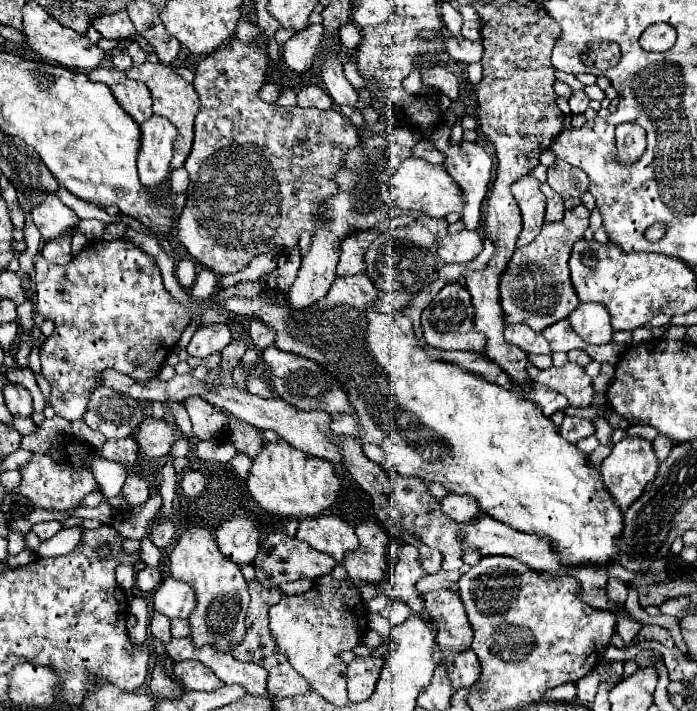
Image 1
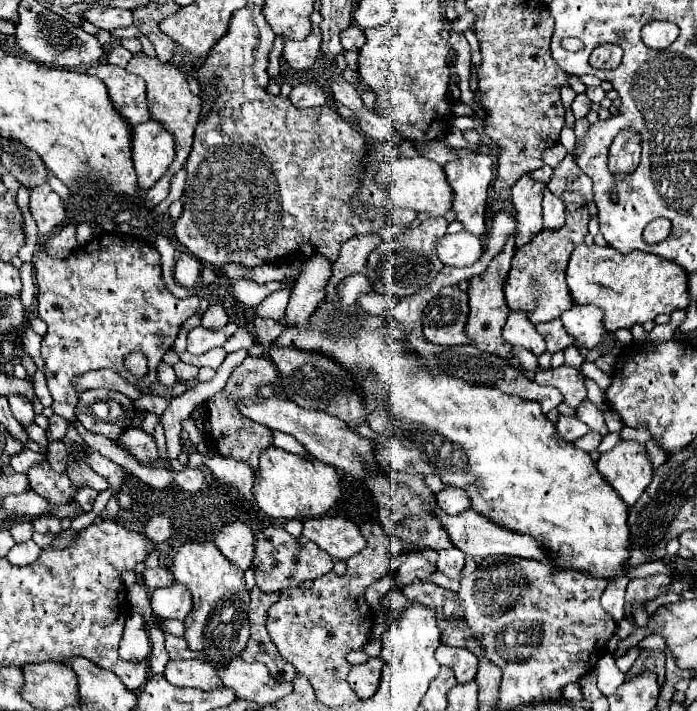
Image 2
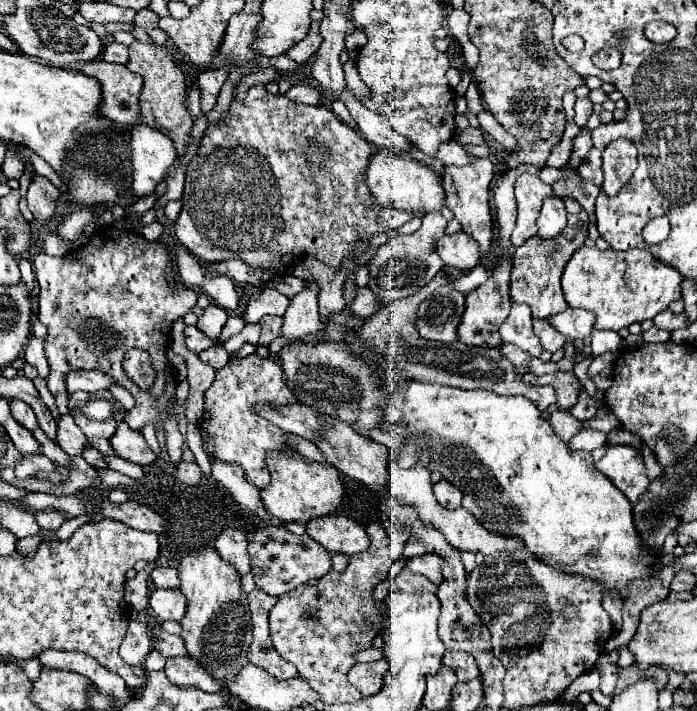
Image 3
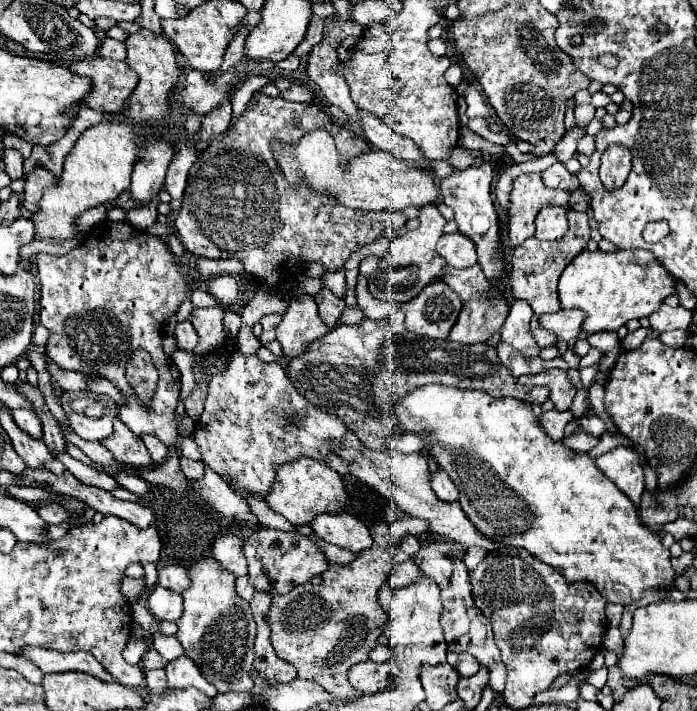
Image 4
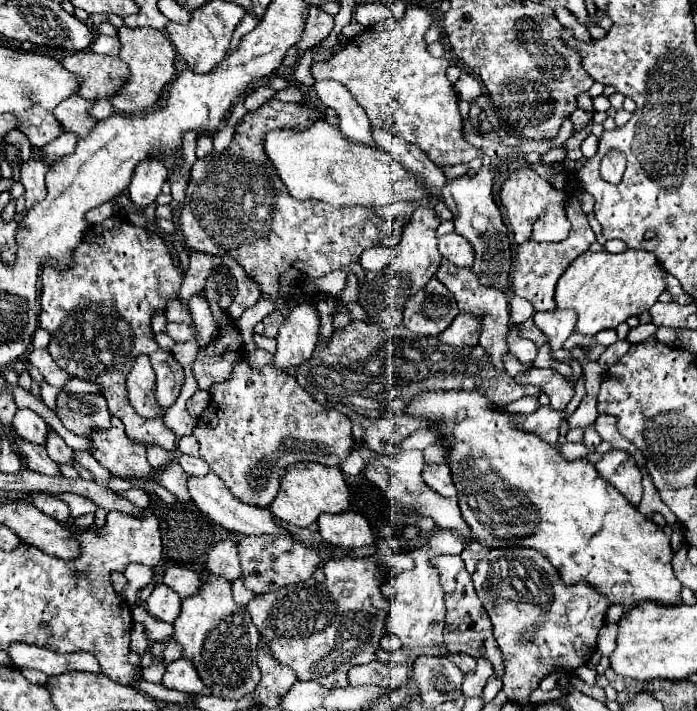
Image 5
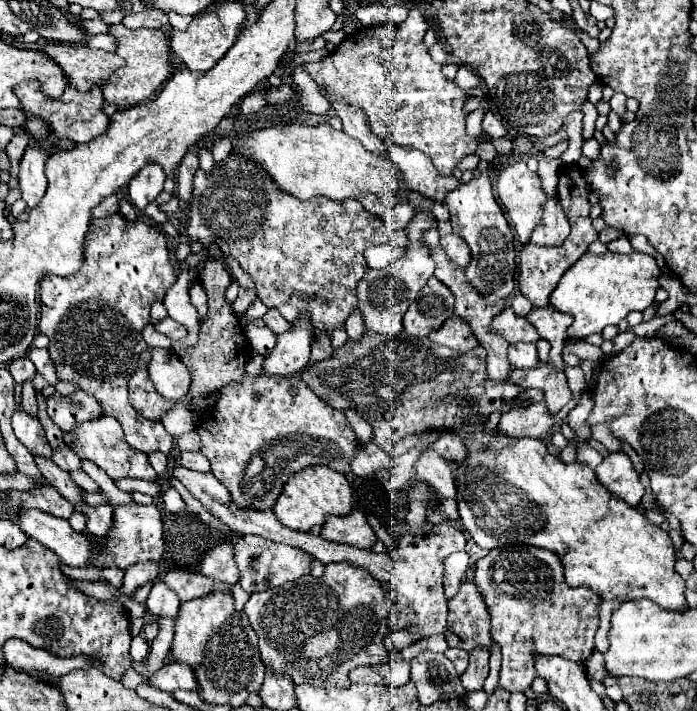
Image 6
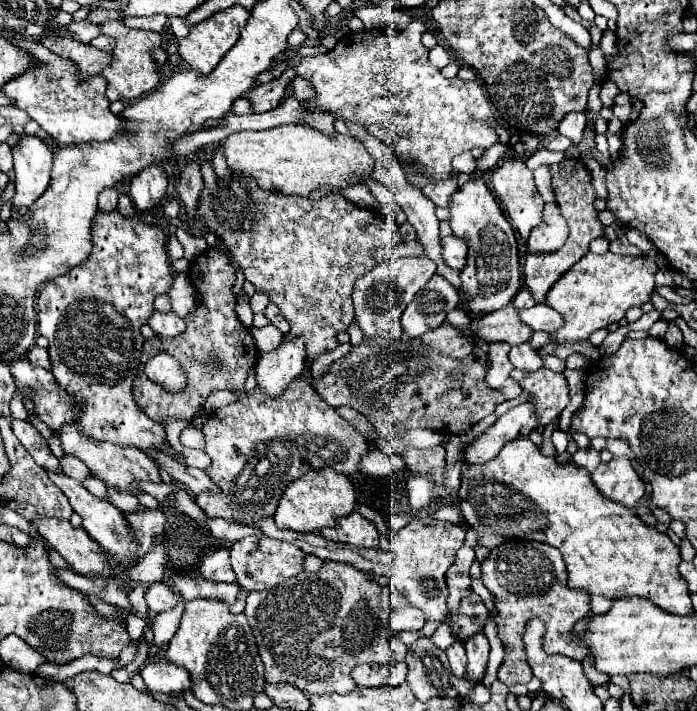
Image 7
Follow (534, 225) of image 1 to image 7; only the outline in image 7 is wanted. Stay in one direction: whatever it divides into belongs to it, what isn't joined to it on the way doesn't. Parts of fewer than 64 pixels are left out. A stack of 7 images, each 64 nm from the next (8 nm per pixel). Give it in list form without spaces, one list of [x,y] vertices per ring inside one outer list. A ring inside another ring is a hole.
[[[508,160],[494,168],[492,188],[504,204],[514,230],[526,240],[538,222],[542,222],[544,200],[536,190],[534,176],[522,160]]]

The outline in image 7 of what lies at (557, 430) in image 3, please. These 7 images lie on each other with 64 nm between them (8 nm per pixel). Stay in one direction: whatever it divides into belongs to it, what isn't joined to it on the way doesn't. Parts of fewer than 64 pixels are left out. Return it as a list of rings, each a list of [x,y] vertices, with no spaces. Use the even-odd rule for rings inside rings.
[[[528,402],[520,404],[512,410],[508,410],[504,416],[496,420],[490,430],[486,430],[480,438],[464,446],[462,450],[462,460],[464,464],[486,464],[490,458],[494,458],[502,446],[506,446],[510,440],[516,440],[520,436],[528,436],[530,430],[536,430],[538,418],[534,418],[534,410],[530,410]]]

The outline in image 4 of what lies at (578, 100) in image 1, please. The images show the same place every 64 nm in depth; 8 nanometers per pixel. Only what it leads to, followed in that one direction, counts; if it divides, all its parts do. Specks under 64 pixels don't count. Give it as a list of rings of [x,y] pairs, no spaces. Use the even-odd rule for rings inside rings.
[[[592,104],[576,106],[574,116],[576,116],[576,126],[578,126],[578,128],[586,128],[586,126],[590,124],[590,120],[594,118],[594,106],[592,106]]]

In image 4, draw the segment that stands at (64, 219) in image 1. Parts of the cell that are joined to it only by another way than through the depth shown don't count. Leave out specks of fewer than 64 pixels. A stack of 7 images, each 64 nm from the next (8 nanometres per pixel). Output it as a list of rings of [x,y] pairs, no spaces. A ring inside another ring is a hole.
[[[34,166],[34,170],[24,178],[26,180],[26,192],[24,192],[24,206],[34,212],[38,210],[38,202],[42,200],[44,186],[50,186],[56,182],[56,176],[46,170],[44,166]]]

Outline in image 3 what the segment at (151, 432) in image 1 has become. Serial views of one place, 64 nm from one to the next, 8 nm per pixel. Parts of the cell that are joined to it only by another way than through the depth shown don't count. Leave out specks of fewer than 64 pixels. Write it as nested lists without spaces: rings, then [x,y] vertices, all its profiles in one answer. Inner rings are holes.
[[[120,422],[116,428],[116,434],[110,438],[110,446],[114,448],[116,456],[136,462],[140,466],[148,466],[154,462],[154,452],[150,450],[150,446],[146,444],[144,436],[136,430],[130,430],[130,426],[126,426],[126,422]]]

